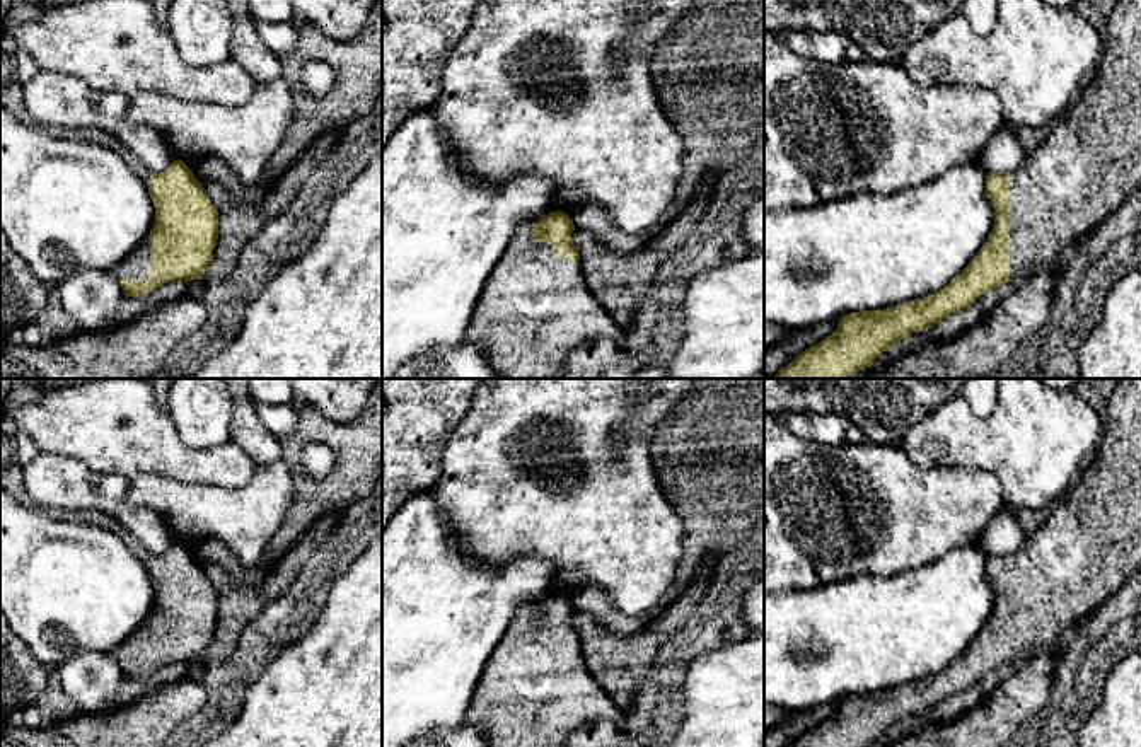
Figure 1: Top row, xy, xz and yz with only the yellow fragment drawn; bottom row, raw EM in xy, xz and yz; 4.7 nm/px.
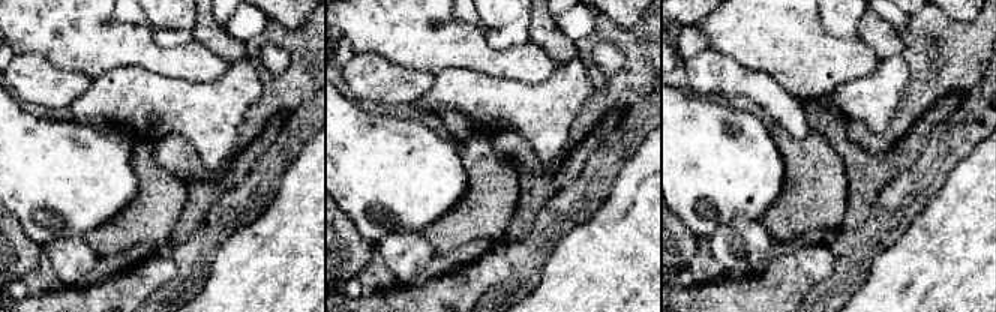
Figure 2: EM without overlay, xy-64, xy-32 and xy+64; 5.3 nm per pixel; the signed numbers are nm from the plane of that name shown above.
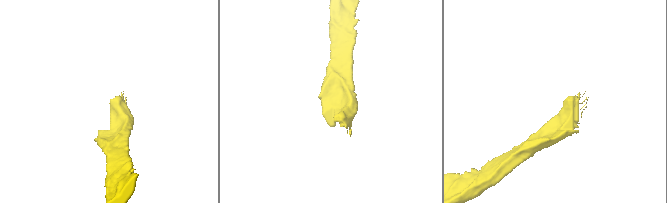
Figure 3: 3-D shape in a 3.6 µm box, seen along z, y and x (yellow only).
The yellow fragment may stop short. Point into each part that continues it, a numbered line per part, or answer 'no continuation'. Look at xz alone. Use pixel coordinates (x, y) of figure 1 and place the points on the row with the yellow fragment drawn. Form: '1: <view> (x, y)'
1: xz (534, 311)

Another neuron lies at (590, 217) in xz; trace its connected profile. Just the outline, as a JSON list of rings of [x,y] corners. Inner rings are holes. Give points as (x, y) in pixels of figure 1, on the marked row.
[[[694,0],[692,7],[672,26],[669,36],[653,51],[650,73],[657,97],[684,142],[682,174],[669,213],[655,229],[634,235],[617,230],[611,215],[599,205],[587,203],[570,213],[575,229],[588,230],[602,244],[623,254],[646,246],[663,229],[663,223],[675,218],[692,200],[706,177],[716,179],[730,167],[745,162],[750,152],[764,142],[764,0]]]

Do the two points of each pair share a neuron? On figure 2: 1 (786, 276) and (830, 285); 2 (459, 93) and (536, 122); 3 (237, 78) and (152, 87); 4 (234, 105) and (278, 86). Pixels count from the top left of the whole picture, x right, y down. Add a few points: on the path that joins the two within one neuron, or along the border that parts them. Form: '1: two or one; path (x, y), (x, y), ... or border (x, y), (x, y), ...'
1: one; path (797, 276), (812, 276), (819, 282)
2: one; path (479, 96), (492, 105), (516, 107)
3: one; path (216, 95), (173, 95)
4: two; border (251, 60), (261, 83), (261, 95), (240, 123)

